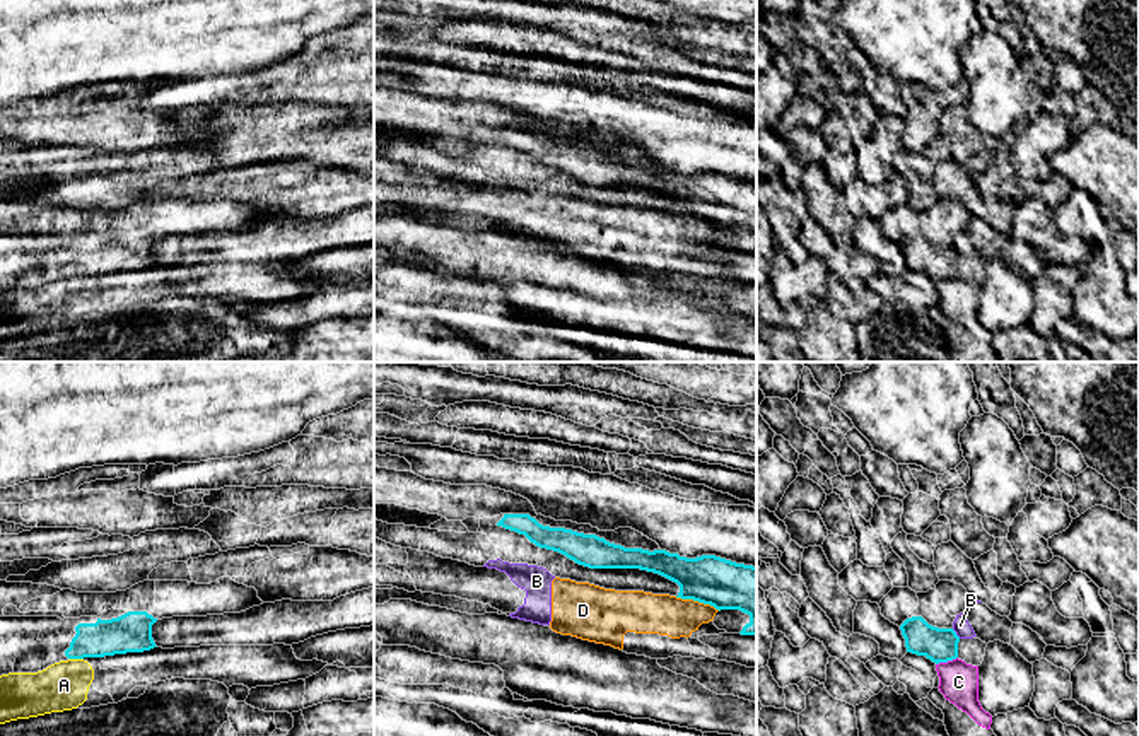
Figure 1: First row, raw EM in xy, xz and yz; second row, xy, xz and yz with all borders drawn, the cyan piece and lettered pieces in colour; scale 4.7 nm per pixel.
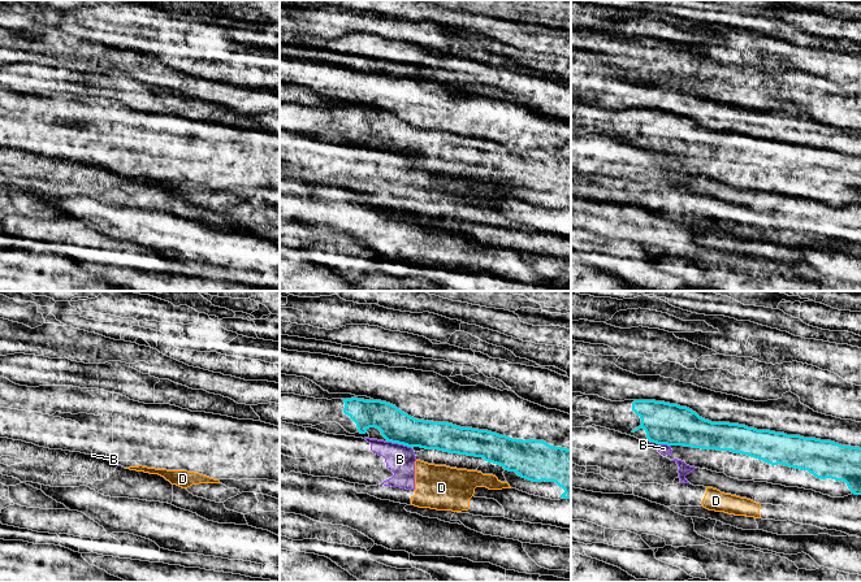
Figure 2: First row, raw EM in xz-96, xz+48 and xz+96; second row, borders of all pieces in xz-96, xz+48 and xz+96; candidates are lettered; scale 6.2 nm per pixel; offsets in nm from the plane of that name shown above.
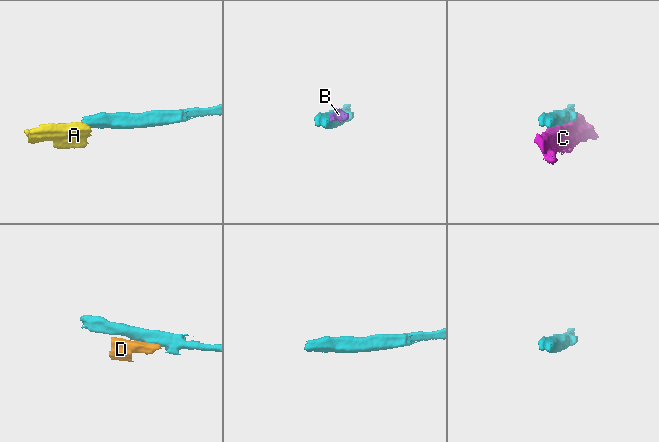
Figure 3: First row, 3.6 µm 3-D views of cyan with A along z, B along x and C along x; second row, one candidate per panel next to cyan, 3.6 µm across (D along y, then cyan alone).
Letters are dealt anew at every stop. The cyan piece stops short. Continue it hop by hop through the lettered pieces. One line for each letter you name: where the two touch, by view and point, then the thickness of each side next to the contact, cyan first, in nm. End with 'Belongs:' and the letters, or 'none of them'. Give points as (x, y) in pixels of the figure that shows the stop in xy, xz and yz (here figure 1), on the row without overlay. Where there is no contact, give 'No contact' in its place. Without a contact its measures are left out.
Belongs: none of them

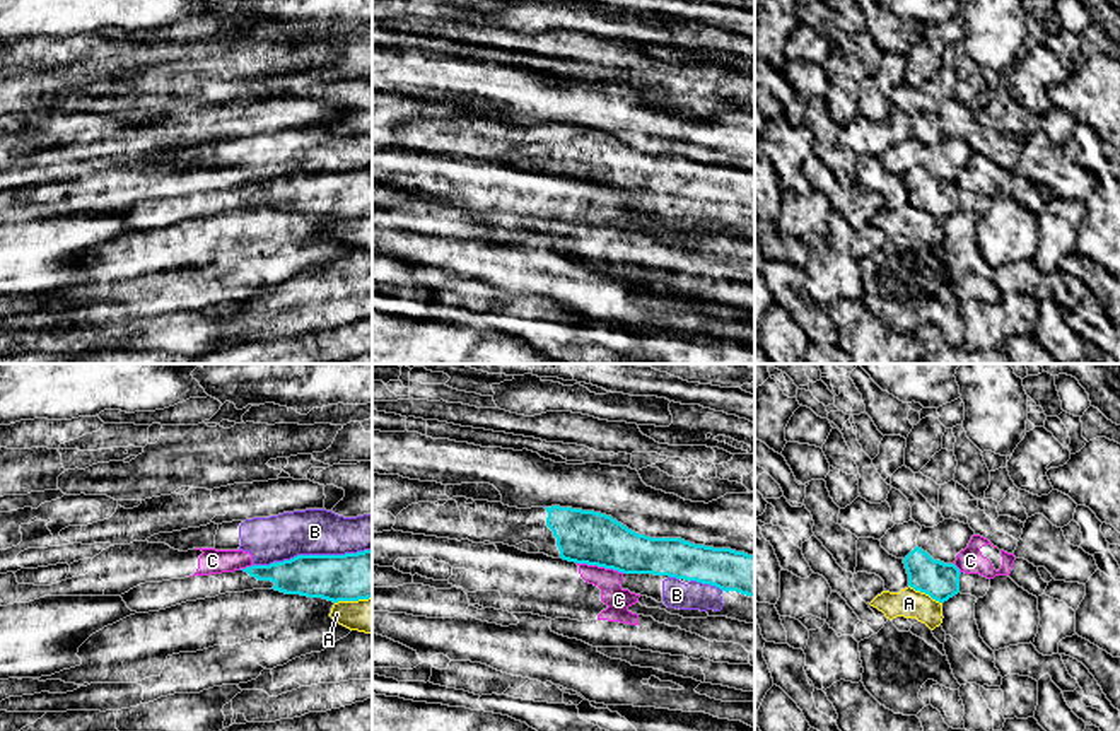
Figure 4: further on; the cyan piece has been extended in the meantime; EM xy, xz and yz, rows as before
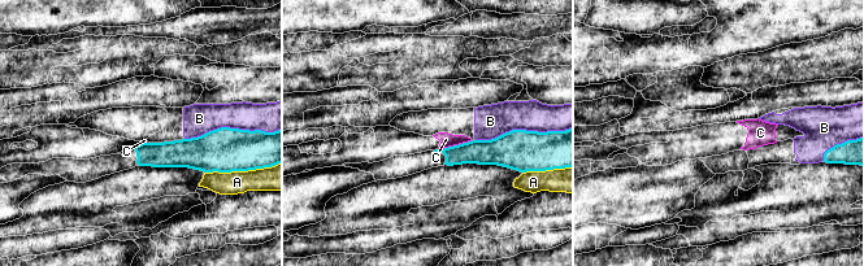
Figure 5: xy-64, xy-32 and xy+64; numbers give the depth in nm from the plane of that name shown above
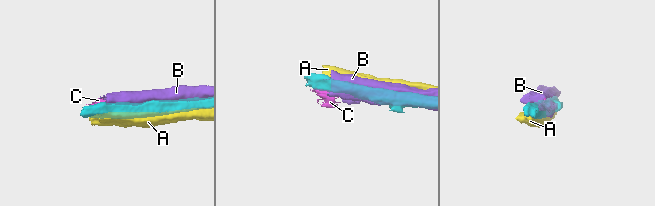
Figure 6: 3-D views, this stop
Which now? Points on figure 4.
Belongs: none of them

